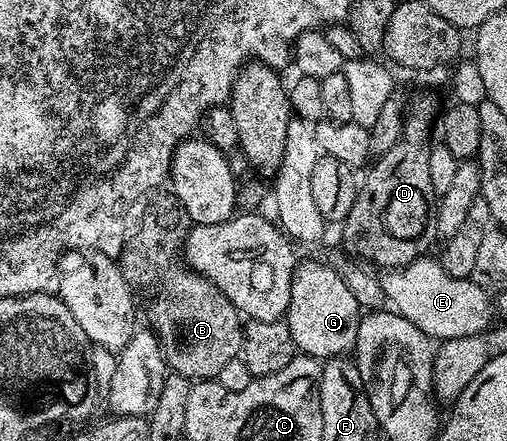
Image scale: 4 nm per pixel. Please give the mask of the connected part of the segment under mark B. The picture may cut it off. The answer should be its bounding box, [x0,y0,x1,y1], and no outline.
[118,193,244,381]

